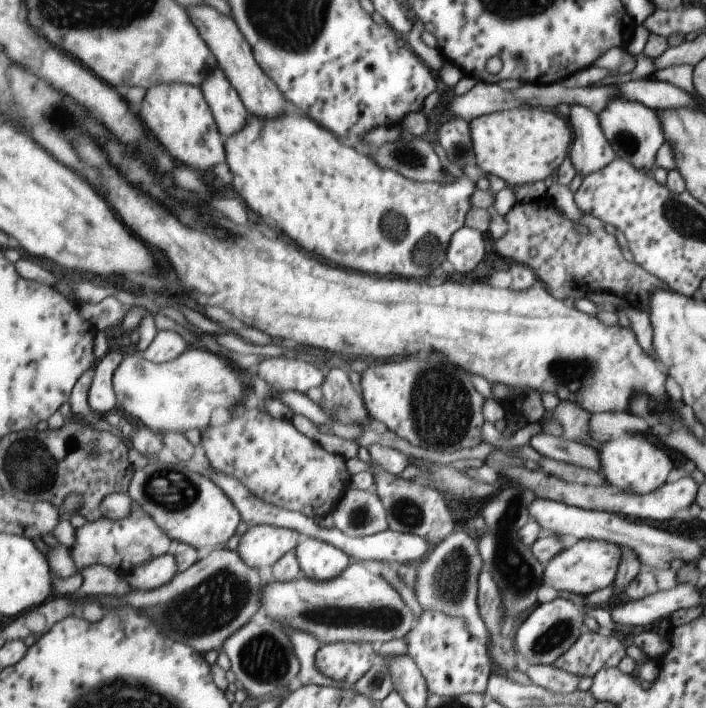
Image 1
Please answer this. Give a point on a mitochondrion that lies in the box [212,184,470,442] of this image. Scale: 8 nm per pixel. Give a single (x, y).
(424, 247)

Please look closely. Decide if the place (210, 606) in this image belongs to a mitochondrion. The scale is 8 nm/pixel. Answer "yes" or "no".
yes

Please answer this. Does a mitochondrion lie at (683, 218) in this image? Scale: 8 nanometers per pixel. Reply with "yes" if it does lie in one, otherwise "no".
yes

